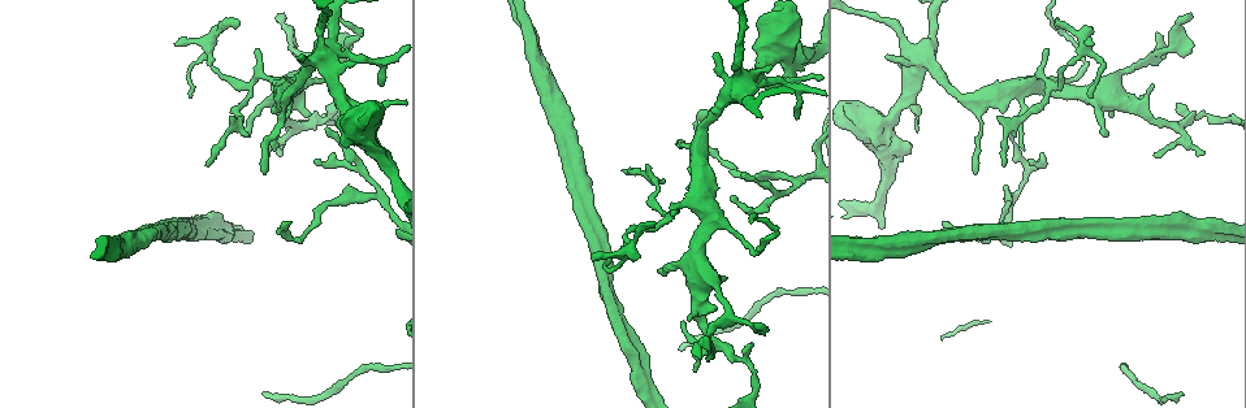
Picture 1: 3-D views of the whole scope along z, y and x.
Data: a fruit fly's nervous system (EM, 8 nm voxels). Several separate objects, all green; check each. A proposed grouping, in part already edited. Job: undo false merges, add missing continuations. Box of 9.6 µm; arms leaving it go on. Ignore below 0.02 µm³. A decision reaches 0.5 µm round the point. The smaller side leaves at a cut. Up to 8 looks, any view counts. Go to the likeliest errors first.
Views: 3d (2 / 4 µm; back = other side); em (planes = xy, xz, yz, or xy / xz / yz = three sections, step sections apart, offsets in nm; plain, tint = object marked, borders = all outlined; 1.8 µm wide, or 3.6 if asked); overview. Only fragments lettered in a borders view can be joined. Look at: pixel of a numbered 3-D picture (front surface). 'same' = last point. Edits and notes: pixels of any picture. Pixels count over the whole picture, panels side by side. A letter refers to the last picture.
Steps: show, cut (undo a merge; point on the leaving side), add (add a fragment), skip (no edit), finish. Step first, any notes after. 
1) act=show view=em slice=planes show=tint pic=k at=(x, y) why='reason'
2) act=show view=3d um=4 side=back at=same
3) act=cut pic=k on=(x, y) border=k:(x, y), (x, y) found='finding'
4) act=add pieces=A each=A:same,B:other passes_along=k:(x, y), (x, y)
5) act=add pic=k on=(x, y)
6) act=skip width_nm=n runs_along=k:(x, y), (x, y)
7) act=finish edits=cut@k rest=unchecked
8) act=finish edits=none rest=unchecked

act=show view=em slice=planes show=borders pic=1 at=(315, 162) why='free end'

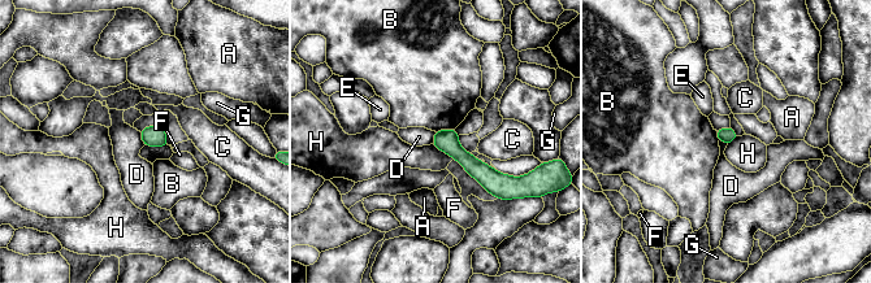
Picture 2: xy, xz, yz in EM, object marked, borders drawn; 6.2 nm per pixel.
act=skip width_nm=100 each=A:other,B:other,C:other,D:other,E:other,F:other,G:other,H:other border=2:(138, 131), (144, 144) found='none of them fits'

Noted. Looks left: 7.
act=show view=3d um=2 pic=1 at=(383, 203)

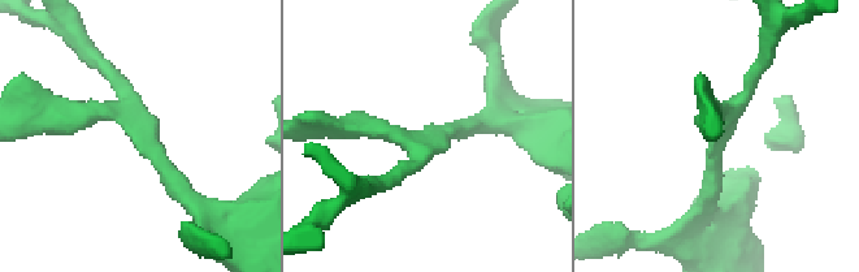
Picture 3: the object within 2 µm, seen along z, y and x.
act=show view=em slice=xy step=16 show=tint pic=3 at=(722, 139) arms=3 why='now the EM'

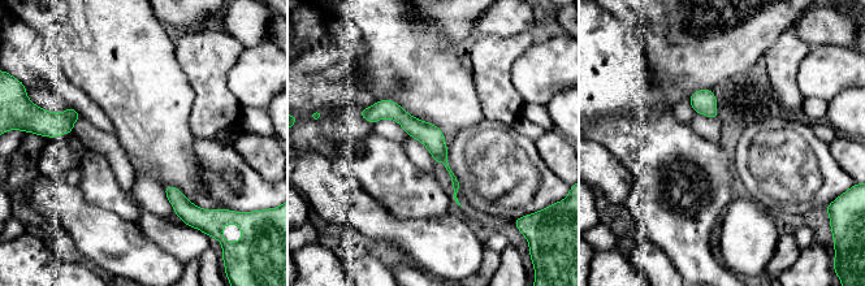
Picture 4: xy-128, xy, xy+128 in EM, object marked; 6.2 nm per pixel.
act=show view=em slice=yz step=16 show=borders at=same why='cut it another way'

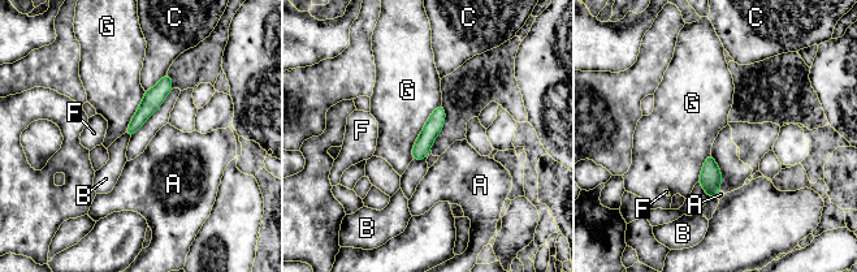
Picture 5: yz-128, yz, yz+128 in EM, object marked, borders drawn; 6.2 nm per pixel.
act=skip width_nm=80 each=A:other,B:other,C:other,F:other,G:other border=5:(441, 103), (419, 134), (411, 159) found='continuous, no second neuron'

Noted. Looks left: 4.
act=show view=em slice=planes show=plain pic=1 at=(890, 120) why='four-way junction'

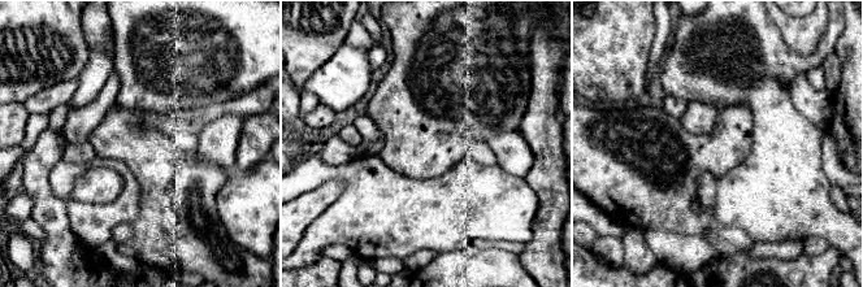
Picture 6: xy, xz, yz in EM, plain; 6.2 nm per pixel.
act=show view=em slice=planes show=borders at=same

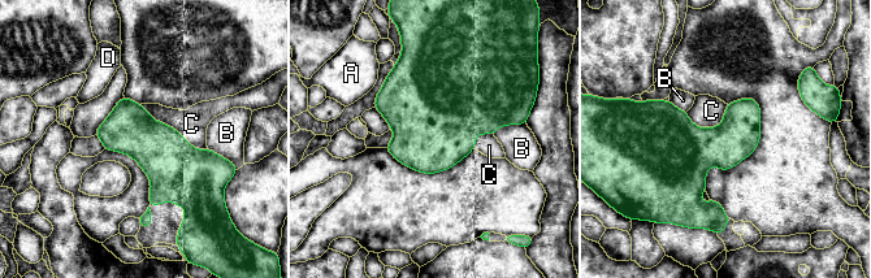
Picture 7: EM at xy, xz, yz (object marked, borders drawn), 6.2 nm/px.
act=skip width_nm=280 each=A:other,B:other,C:other,D:other border=7:(139, 104), (196, 148), (207, 147) found='one neuron here'

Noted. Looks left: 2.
act=finish edits=none rest=unchecked

